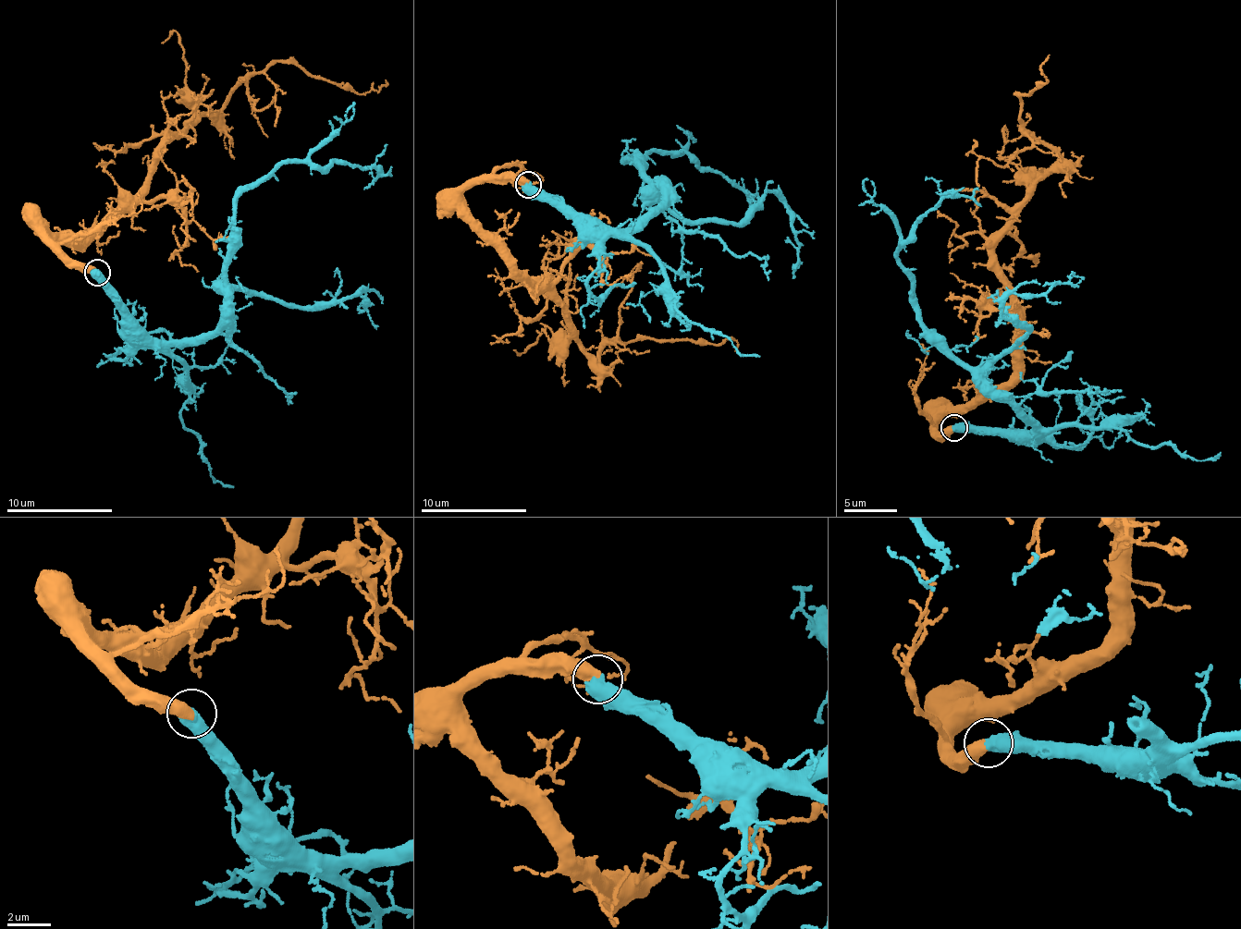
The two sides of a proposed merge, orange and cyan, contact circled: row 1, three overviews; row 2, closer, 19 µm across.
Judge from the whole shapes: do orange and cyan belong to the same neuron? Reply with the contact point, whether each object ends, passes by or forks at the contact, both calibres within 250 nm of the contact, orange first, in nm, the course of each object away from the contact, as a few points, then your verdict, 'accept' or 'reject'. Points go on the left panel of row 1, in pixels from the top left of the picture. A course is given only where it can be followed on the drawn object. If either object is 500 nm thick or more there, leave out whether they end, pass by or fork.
at (97, 272); 550 nm thick on the orange side, 750 nm on the other; orange runs (98, 271), (42, 231), (82, 240), (141, 188), (165, 141), (240, 83), (277, 62), (355, 92), (385, 79); cyan runs (98, 271), (147, 336), (169, 342), (216, 327), (238, 198), (286, 161), (378, 174), (368, 174); accept

